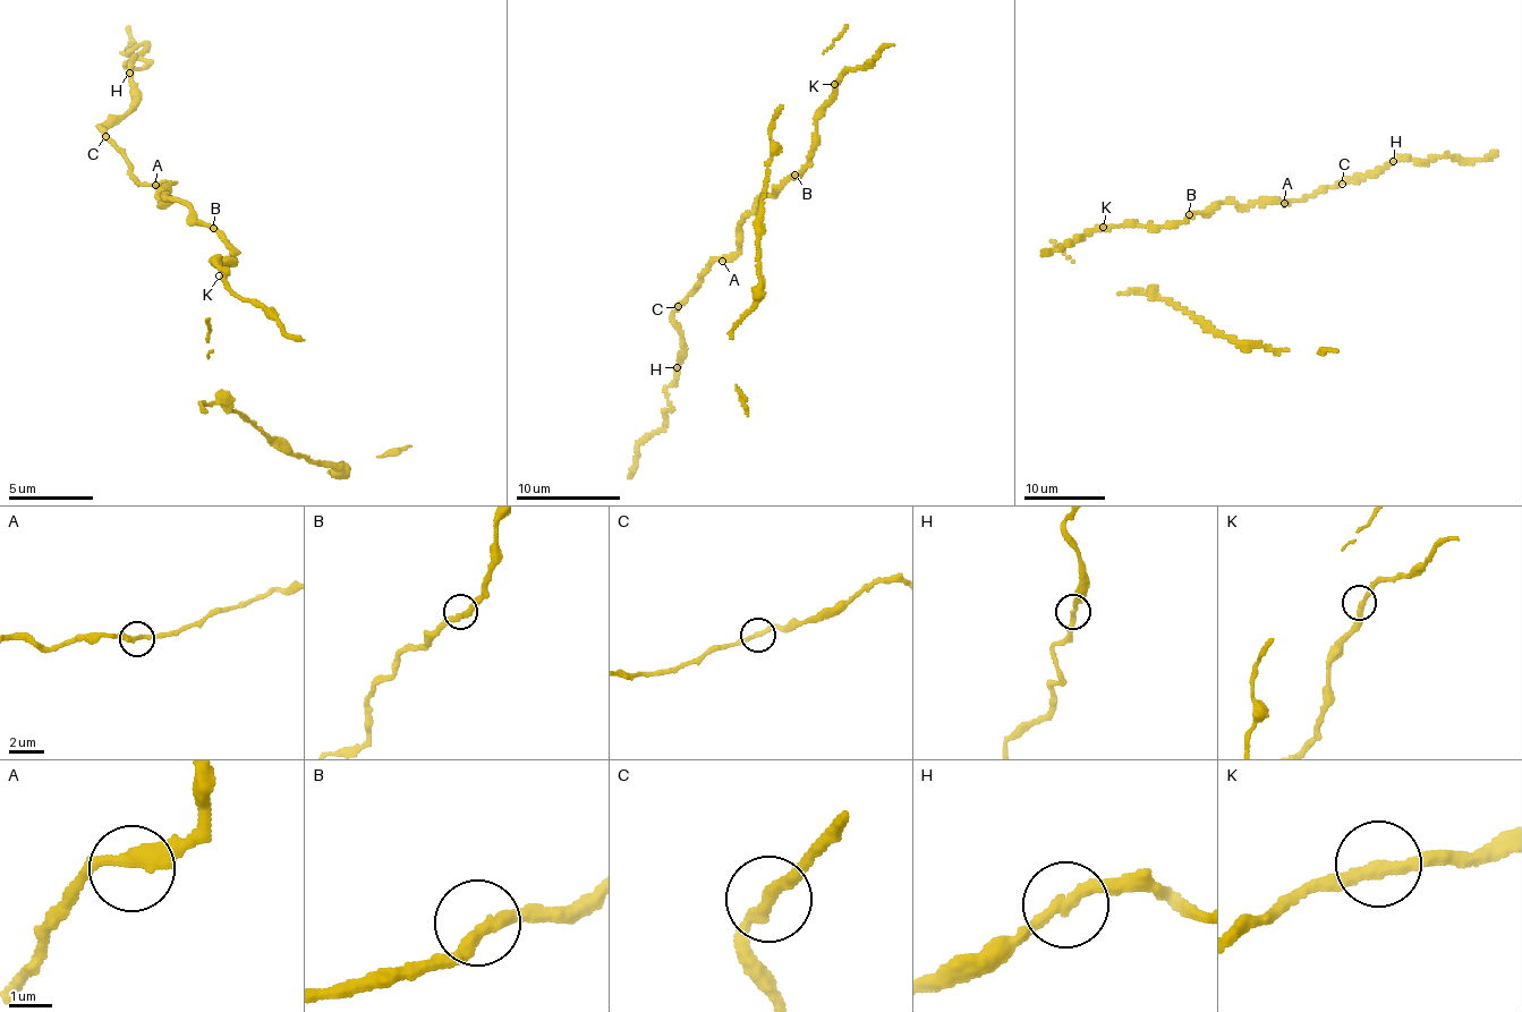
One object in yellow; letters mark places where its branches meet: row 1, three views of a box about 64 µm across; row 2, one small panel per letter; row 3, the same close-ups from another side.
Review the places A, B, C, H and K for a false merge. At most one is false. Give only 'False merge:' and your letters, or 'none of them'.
False merge: none of them

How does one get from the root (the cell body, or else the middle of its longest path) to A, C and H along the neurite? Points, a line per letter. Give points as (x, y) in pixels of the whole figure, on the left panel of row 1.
A: (215, 265), (238, 260), (209, 226), (192, 223), (184, 203), (161, 204), (159, 194), (172, 185), (155, 185)
C: (215, 265), (238, 260), (184, 203), (161, 204), (172, 185), (133, 180), (105, 136)
H: (215, 265), (238, 260), (184, 203), (161, 204), (172, 185), (133, 180), (103, 135), (135, 105), (129, 71)

